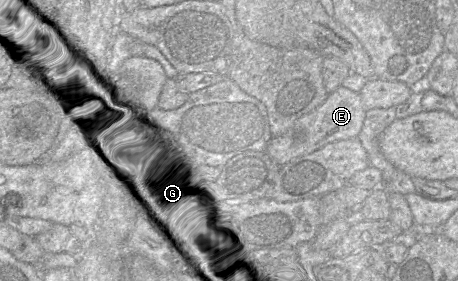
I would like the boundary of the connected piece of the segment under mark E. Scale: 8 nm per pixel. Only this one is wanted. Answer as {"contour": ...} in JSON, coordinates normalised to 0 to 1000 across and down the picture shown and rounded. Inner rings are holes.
{"contour":[[[742,306],[716,335],[712,356],[686,395],[651,420],[618,480],[596,488],[579,541],[609,591],[635,569],[679,548],[714,512],[779,491],[795,438],[799,395],[782,327]]]}

